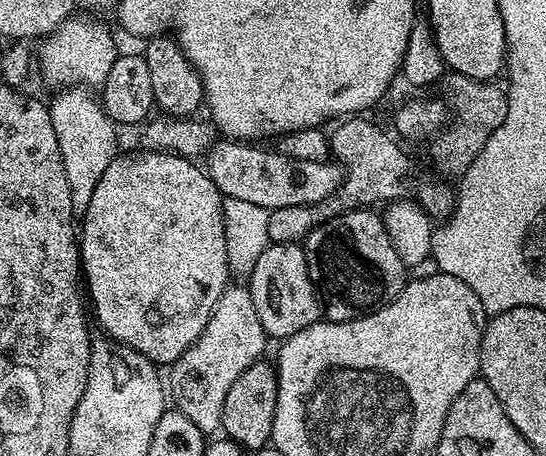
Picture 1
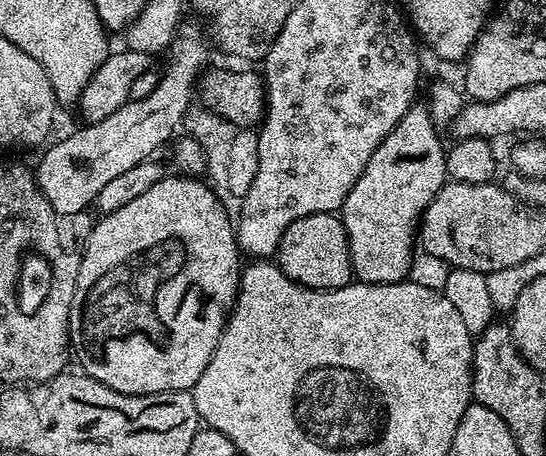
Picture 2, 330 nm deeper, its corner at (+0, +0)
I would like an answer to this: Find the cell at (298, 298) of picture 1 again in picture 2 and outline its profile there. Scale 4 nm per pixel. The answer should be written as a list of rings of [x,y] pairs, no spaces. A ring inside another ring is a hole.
[[[331,212],[310,214],[306,218],[298,218],[298,222],[290,222],[276,248],[274,260],[291,280],[322,292],[341,288],[354,280],[348,235],[339,215]]]

